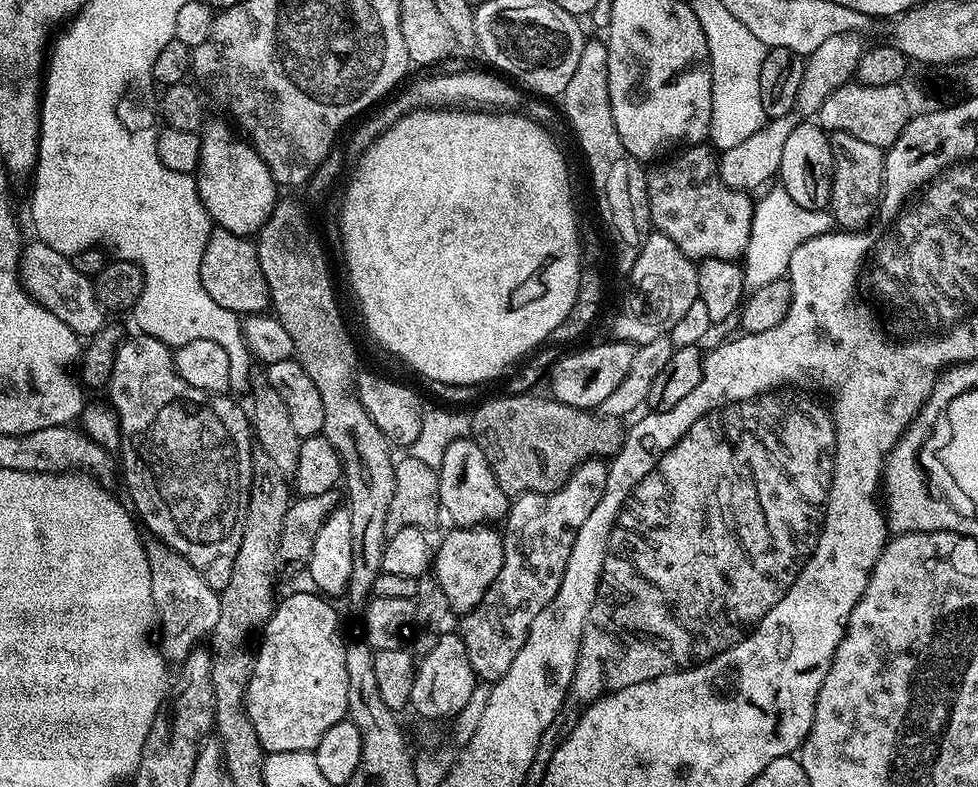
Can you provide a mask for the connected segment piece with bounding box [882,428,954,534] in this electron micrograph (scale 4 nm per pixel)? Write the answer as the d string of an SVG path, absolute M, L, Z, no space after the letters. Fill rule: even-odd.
M918 428L911 429L900 437L899 442L893 446L888 453L884 464L884 475L882 477L883 491L888 491L888 504L886 500L886 519L888 527L893 533L902 532L946 532L953 531L952 508L944 500L928 493L928 484L924 481L924 472L920 469L920 460L916 455L920 452L920 444L924 438L922 431Z

